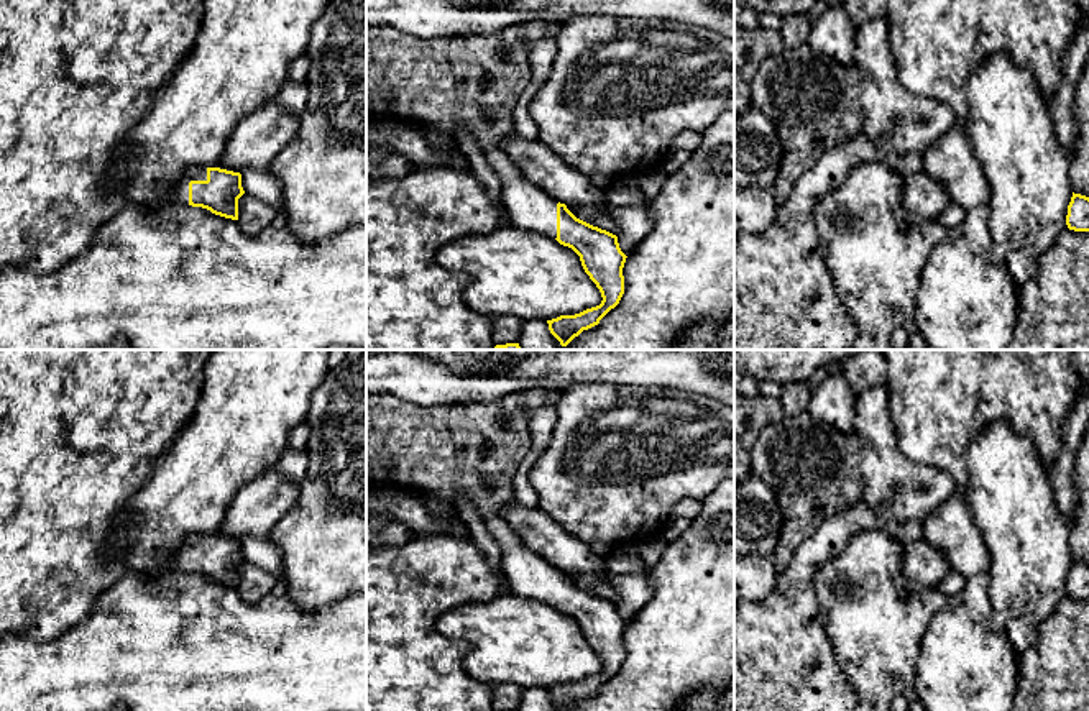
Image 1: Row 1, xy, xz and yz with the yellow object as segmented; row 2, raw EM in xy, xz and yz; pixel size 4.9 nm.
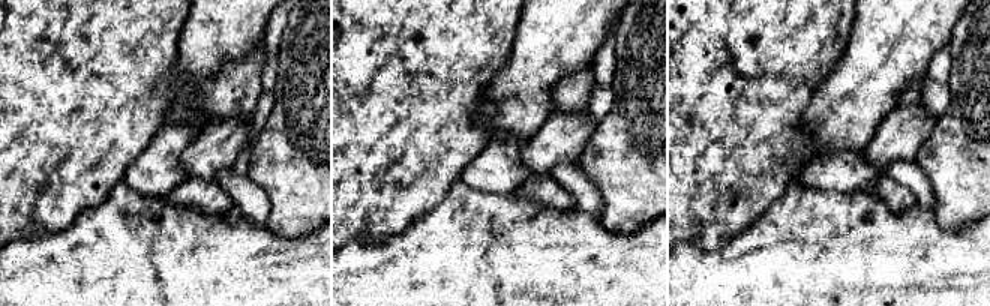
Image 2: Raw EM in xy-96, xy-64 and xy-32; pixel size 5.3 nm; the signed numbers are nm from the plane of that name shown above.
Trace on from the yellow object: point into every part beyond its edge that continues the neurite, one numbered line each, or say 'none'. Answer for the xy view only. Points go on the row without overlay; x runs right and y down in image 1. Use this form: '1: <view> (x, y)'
1: xy (178, 560)

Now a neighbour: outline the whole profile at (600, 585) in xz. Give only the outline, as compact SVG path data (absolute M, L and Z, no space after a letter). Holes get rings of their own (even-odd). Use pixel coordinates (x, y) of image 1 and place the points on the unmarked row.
M567 573L567 576L580 588L598 594L601 598L606 598L613 603L619 603L619 596L616 589L609 583L609 575L575 575L575 573Z

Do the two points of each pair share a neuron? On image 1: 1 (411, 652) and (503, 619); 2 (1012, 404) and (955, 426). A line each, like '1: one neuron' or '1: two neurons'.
1: two neurons
2: one neuron

